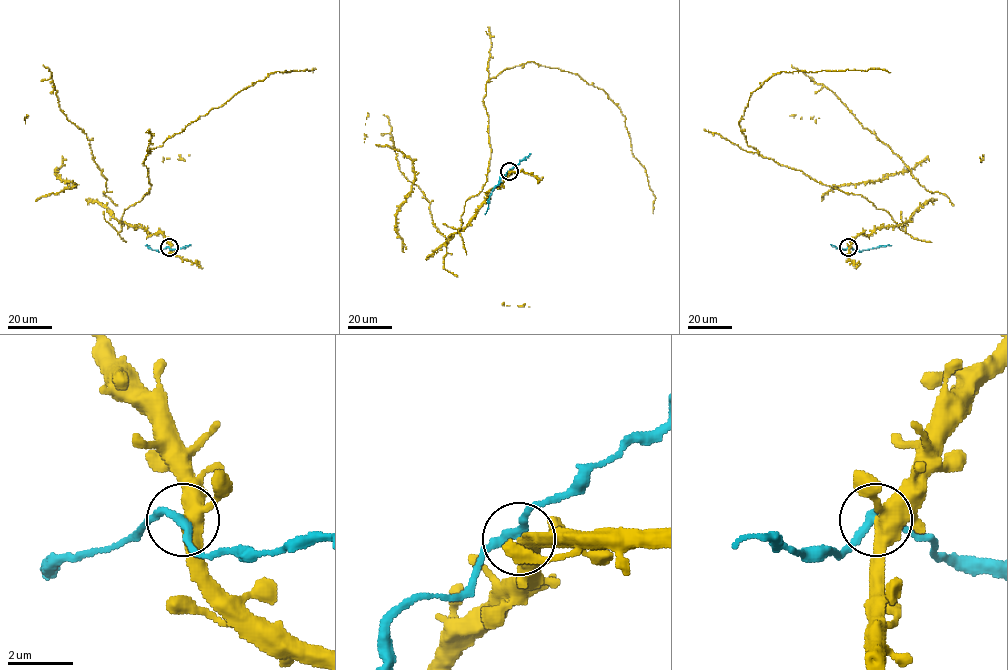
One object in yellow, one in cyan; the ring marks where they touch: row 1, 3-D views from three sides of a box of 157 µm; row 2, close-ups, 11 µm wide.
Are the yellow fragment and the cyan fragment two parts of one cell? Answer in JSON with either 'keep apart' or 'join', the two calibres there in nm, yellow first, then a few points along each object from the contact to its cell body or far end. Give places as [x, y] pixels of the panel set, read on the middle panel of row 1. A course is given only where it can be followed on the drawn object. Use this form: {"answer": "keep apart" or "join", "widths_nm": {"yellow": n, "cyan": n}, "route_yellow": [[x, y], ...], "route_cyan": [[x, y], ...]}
{"answer": "keep apart", "widths_nm": {"yellow": 360, "cyan": 240}, "route_yellow": [[509, 171], [462, 223], [488, 171], [486, 84], [527, 62], [557, 67], [625, 117], [653, 213]], "route_cyan": [[509, 171], [500, 177], [500, 182], [492, 191], [485, 214]]}

